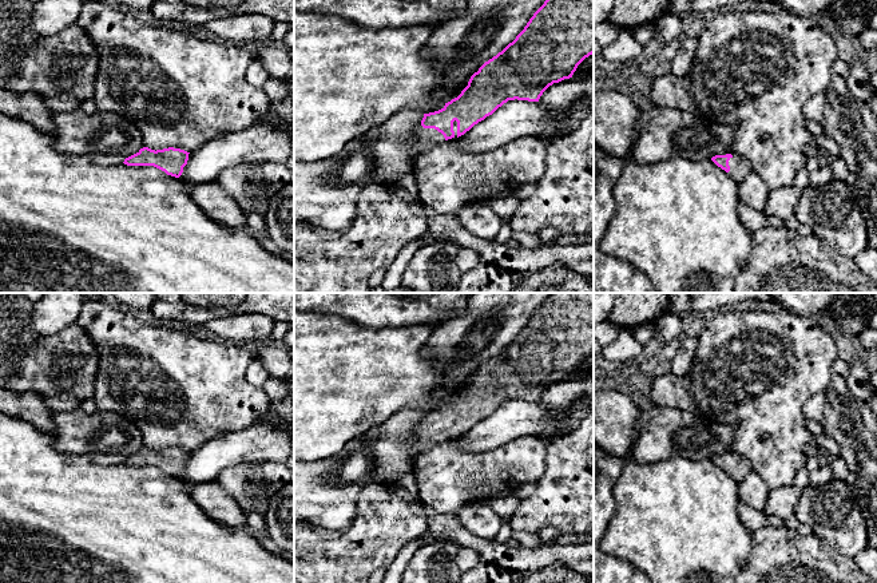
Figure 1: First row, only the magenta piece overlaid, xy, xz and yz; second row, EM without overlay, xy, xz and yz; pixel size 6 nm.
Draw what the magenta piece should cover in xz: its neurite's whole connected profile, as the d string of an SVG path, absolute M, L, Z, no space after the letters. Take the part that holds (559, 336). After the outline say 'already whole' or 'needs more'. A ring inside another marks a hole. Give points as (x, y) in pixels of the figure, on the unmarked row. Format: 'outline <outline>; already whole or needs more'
outline M552 293L544 304L533 313L524 329L501 352L485 361L475 372L461 393L445 402L434 412L424 413L421 423L414 428L416 444L412 447L410 457L429 449L448 439L459 437L475 424L492 415L508 400L539 401L543 392L564 378L572 377L578 365L594 353L594 293Z; needs more

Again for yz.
outline M726 452L723 455L715 455L711 457L711 460L725 469L727 475L731 476L734 481L738 484L746 479L746 476L753 471L753 467L747 459L743 456L734 453L734 452Z; needs more

